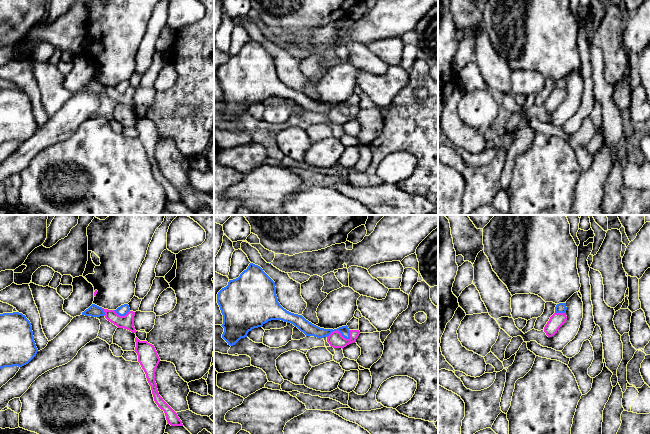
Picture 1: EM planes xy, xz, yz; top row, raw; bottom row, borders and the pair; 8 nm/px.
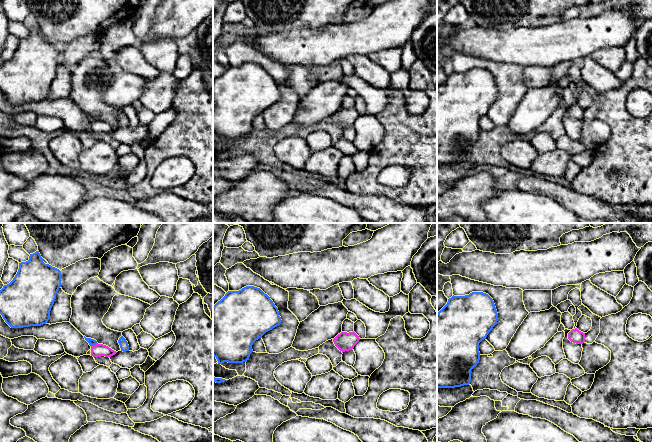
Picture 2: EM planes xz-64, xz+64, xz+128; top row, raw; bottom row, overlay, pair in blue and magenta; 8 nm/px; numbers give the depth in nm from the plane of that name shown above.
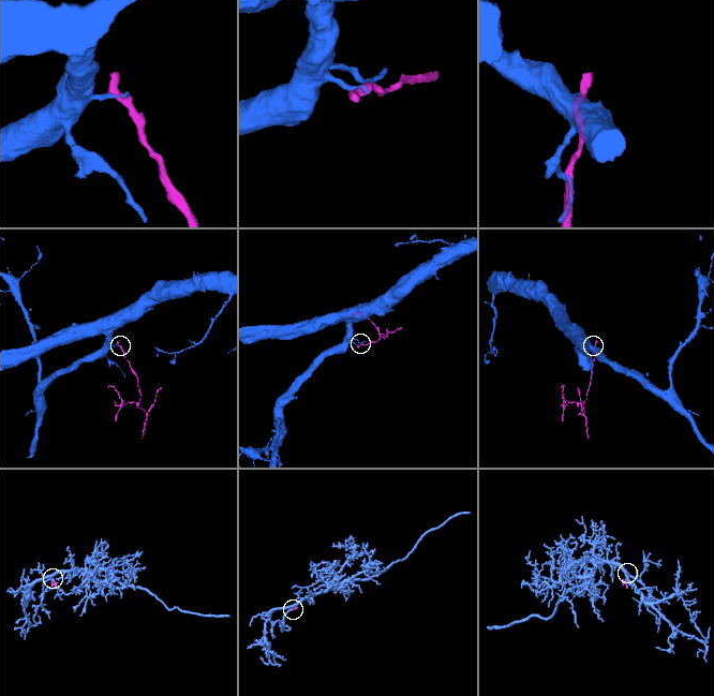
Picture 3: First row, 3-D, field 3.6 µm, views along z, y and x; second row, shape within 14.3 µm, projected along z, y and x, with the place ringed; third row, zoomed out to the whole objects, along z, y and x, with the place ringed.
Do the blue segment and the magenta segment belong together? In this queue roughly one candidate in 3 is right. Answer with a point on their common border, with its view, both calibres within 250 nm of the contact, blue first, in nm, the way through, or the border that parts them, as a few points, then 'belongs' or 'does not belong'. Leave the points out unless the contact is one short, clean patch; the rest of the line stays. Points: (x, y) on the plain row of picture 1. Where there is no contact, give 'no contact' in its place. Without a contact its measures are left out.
contact xz (340, 108); calibres 110 and 120 nm; border xz (350, 107), (348, 114), (336, 106), (326, 112); does not belong

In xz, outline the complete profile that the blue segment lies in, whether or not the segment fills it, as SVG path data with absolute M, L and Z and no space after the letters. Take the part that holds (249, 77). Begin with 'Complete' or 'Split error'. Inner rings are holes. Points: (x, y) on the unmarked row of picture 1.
Complete. M253 39L218 68L217 79L223 91L222 114L230 122L247 113L252 105L262 103L271 96L291 99L306 112L323 114L337 106L344 114L350 115L347 101L334 106L320 104L302 91L284 85L278 78L275 58Z

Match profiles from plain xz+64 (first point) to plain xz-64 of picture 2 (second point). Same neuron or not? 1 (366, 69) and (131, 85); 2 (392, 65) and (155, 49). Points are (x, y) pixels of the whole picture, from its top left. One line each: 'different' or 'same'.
1: different
2: same

